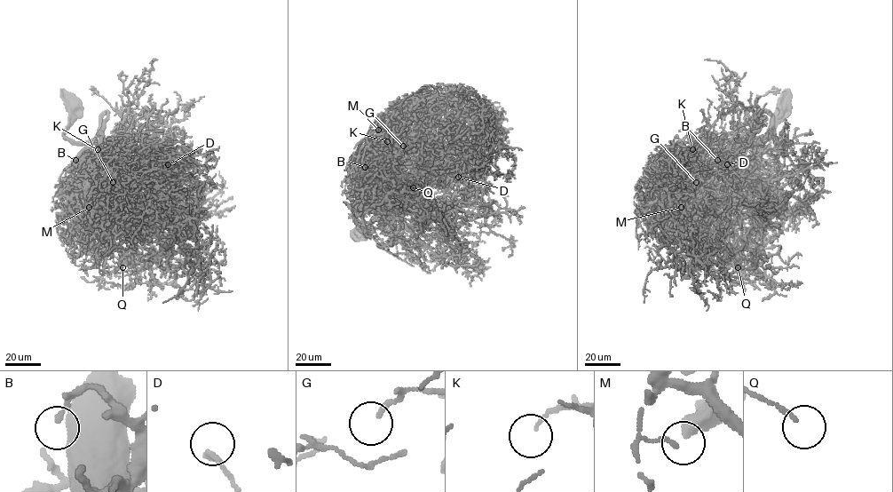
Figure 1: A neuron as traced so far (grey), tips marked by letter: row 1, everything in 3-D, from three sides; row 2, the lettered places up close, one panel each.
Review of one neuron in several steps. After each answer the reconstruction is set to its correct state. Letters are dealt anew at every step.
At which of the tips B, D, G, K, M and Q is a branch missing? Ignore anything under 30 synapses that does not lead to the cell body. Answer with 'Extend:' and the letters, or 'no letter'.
Extend: no letter

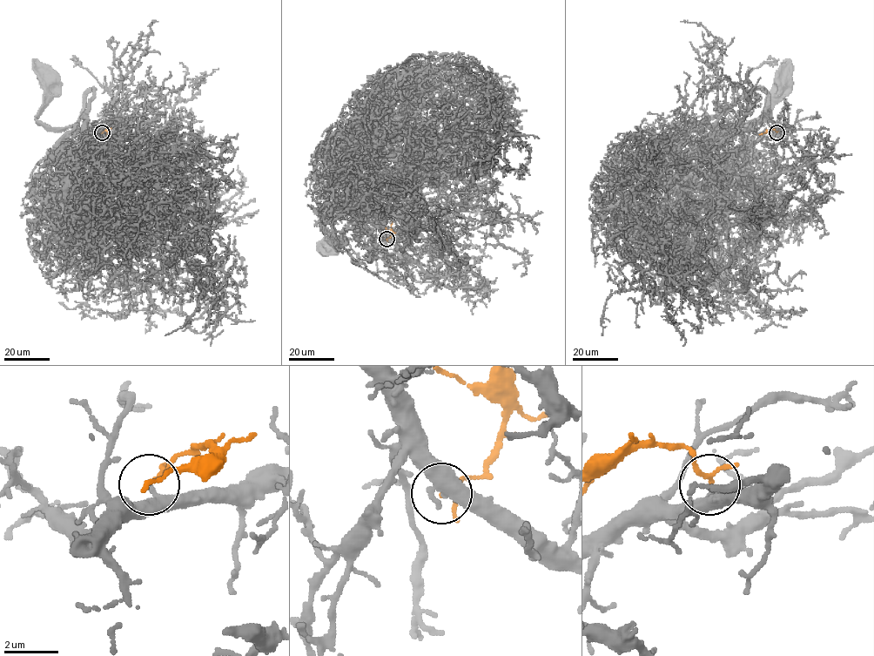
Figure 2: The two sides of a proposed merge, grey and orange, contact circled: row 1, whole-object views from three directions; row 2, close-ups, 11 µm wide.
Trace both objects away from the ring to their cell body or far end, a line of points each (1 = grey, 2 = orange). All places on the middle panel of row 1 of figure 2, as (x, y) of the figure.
1: (386, 239), (376, 209), (365, 209), (355, 199), (347, 157), (344, 179), (359, 199), (321, 219), (332, 243)
2: (386, 239), (391, 234), (392, 221)

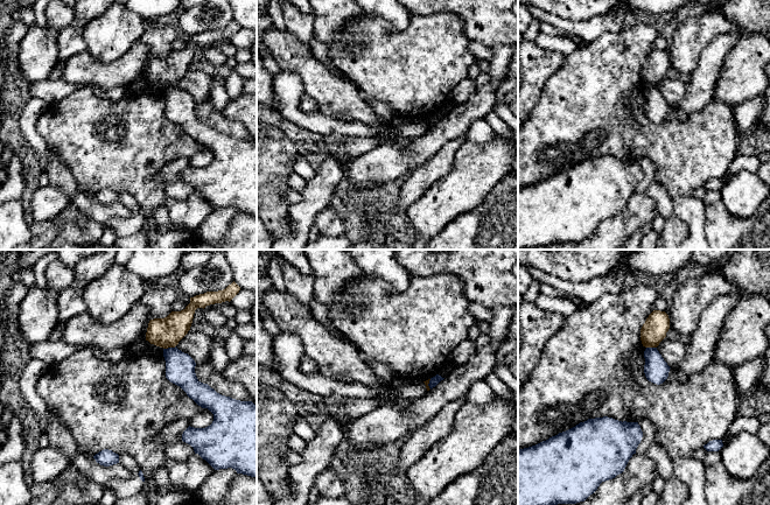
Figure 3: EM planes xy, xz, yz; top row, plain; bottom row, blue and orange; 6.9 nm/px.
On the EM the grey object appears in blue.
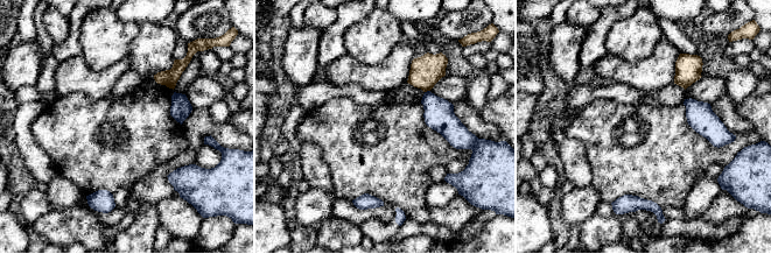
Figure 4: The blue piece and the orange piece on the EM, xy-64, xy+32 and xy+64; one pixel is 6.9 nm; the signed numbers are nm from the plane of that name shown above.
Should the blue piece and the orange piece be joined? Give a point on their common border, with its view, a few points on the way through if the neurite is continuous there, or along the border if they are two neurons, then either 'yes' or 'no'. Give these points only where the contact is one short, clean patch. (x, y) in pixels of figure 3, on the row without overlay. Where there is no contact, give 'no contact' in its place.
contact xy (169, 86); border xy (175, 84), (163, 88); no

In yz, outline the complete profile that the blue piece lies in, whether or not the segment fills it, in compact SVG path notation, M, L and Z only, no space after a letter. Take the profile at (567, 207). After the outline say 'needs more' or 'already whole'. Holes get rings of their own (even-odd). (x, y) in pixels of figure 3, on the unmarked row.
M603 155L588 157L536 184L518 188L518 250L584 240L602 220L624 210L642 176L638 161Z | already whole

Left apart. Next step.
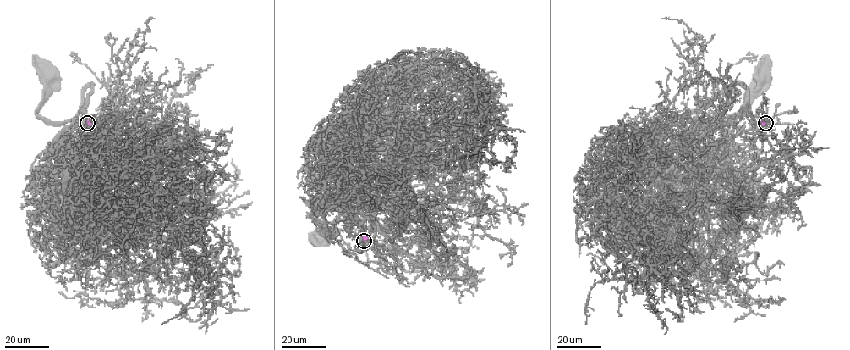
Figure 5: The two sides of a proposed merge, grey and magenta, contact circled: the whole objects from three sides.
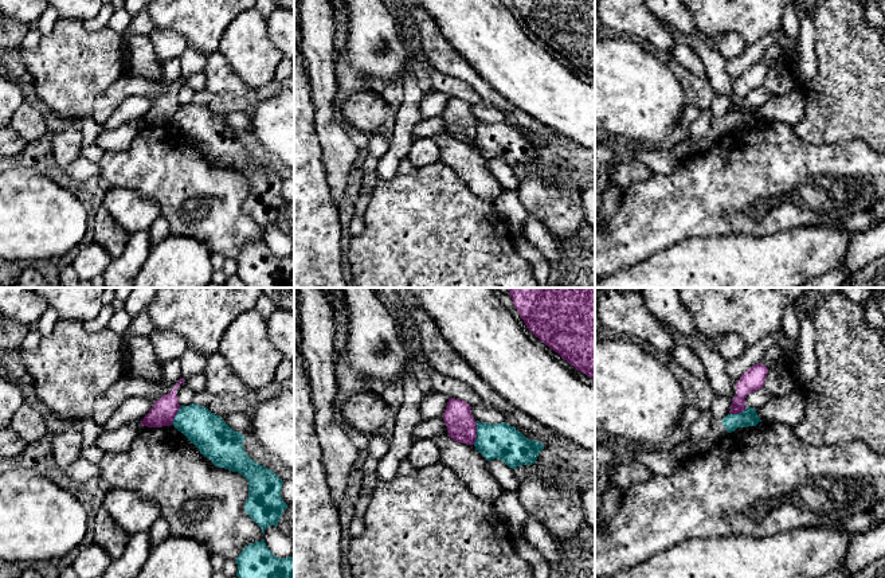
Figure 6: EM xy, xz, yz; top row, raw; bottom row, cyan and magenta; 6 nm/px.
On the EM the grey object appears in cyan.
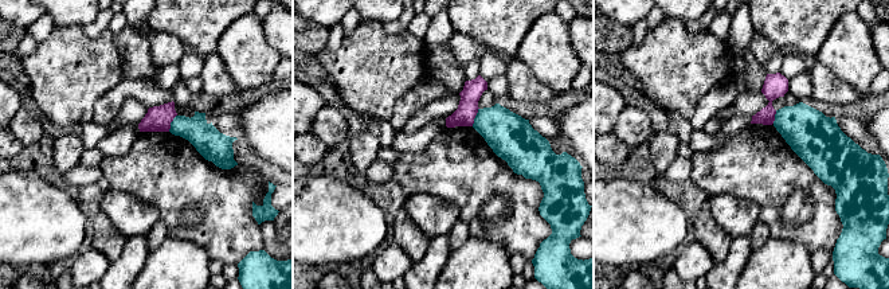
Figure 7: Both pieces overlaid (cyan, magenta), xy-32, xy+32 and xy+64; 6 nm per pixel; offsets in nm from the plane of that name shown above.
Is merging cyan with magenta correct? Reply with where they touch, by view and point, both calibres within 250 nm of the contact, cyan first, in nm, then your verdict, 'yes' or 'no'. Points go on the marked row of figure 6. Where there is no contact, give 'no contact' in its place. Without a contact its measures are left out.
xz (477, 433) | 220/180 nm | no

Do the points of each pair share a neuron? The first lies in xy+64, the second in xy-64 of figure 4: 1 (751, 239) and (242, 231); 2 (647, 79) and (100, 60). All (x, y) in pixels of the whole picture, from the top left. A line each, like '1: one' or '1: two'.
1: one
2: two

